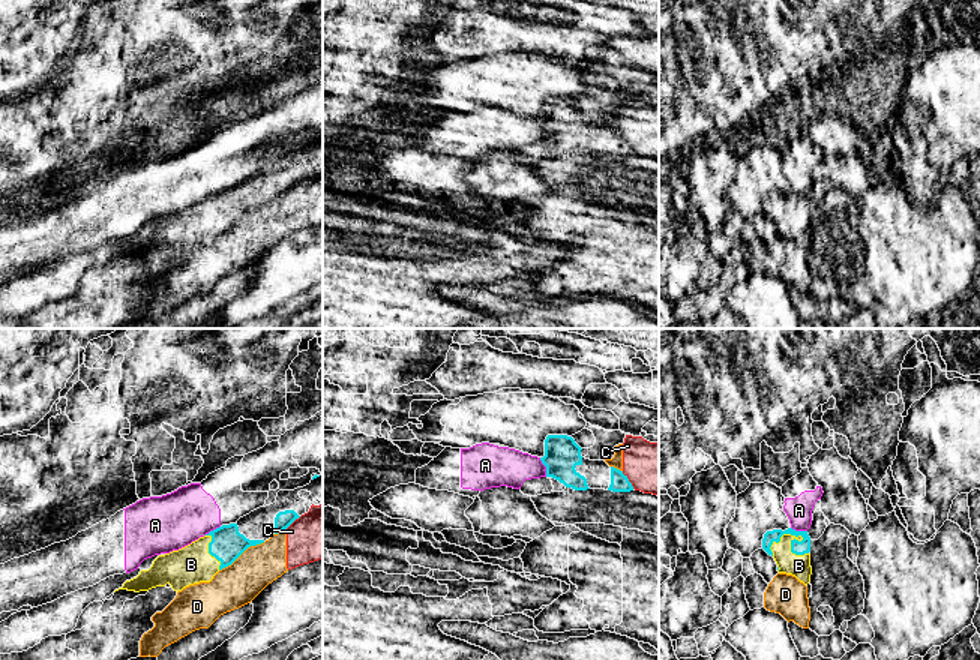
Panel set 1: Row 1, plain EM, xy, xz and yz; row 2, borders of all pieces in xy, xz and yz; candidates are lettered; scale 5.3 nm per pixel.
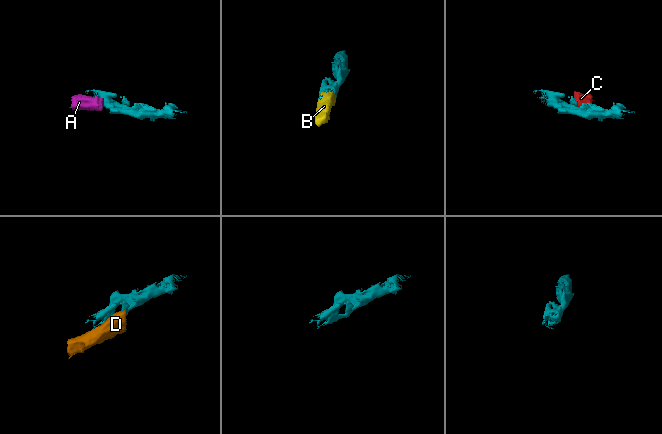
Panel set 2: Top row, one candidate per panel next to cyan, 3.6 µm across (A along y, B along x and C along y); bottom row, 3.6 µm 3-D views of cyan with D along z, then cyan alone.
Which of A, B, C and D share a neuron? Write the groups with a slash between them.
A / B / C D

